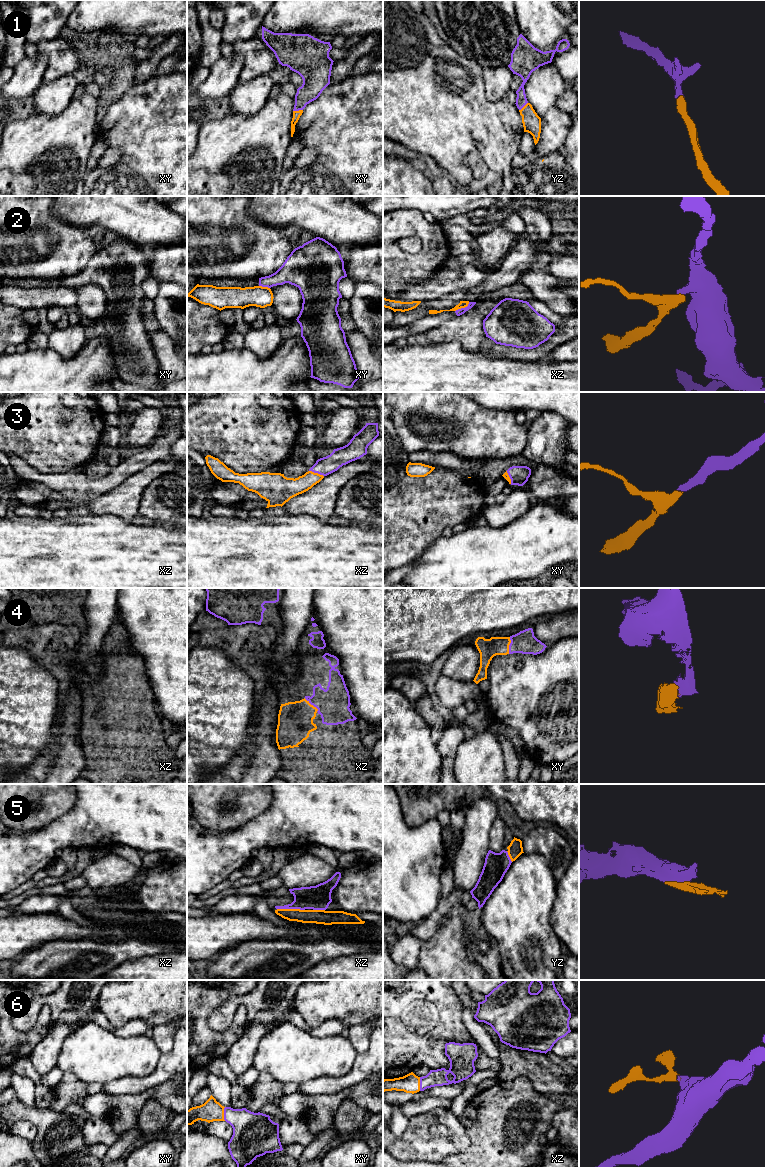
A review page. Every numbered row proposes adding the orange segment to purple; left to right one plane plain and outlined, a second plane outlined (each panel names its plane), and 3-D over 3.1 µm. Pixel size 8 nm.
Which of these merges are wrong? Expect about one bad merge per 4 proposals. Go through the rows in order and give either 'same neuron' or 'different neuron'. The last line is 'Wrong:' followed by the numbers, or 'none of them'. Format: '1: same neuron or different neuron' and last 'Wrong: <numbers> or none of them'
1: same neuron
2: different neuron
3: same neuron
4: same neuron
5: same neuron
6: same neuron
Wrong: 2

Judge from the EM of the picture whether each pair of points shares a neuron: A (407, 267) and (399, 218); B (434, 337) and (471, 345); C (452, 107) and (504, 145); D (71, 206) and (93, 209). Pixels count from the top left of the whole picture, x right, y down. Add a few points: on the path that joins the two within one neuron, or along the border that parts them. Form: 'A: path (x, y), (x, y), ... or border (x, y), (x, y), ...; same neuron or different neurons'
A: path (421, 255), (425, 251), (425, 239), (413, 227); same neuron
B: path (443, 335), (462, 336); same neuron
C: path (465, 118), (470, 123), (486, 128), (491, 132); same neuron
D: path (76, 206), (88, 206); same neuron

